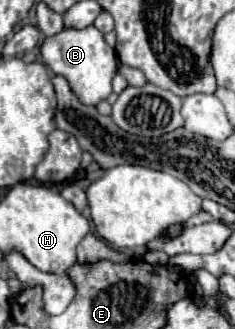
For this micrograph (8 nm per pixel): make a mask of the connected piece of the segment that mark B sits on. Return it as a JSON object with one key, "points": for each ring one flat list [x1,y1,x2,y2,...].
{"points":[[93,25,81,31,63,29,61,33,45,39,41,47,41,57,53,73,63,75,69,81,71,91,77,95,81,103,99,105,111,95,111,81,117,73,117,55,115,49,105,43,103,33,97,31]]}

